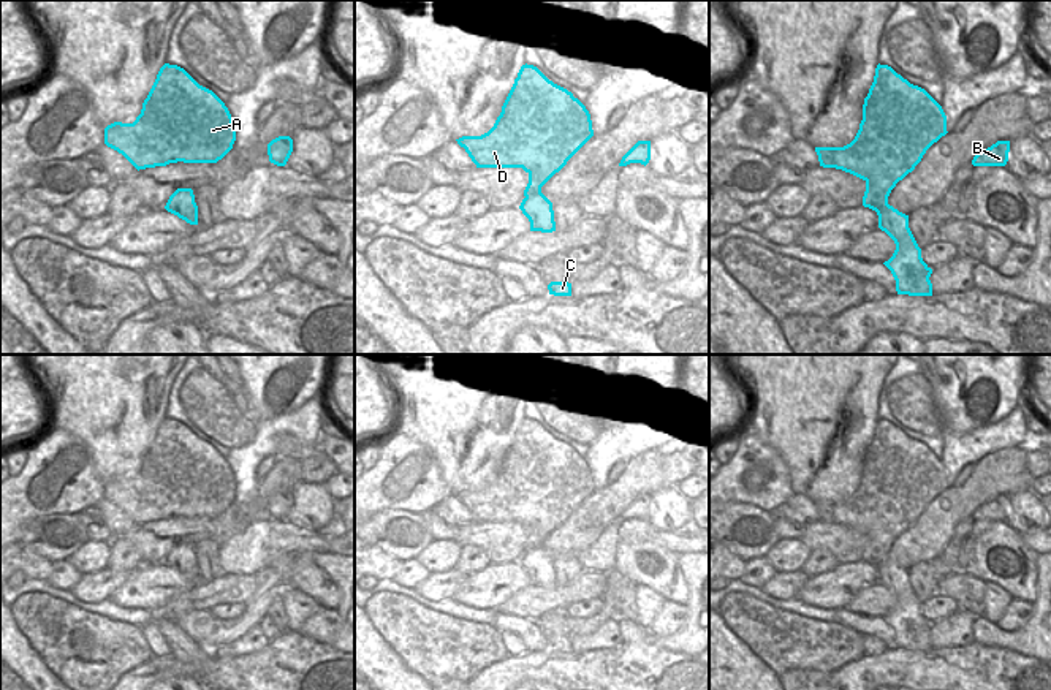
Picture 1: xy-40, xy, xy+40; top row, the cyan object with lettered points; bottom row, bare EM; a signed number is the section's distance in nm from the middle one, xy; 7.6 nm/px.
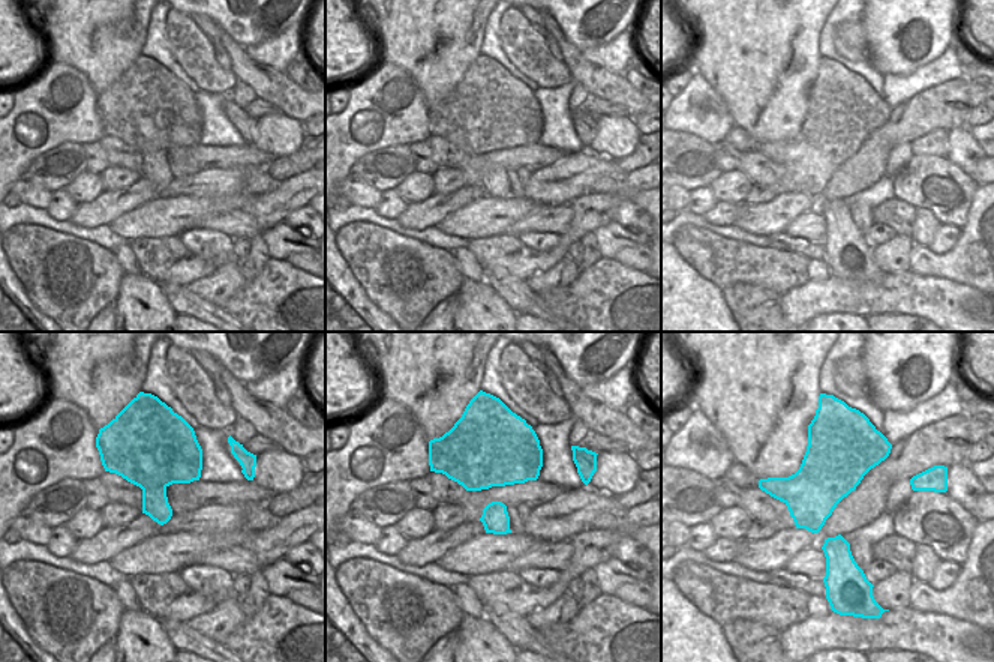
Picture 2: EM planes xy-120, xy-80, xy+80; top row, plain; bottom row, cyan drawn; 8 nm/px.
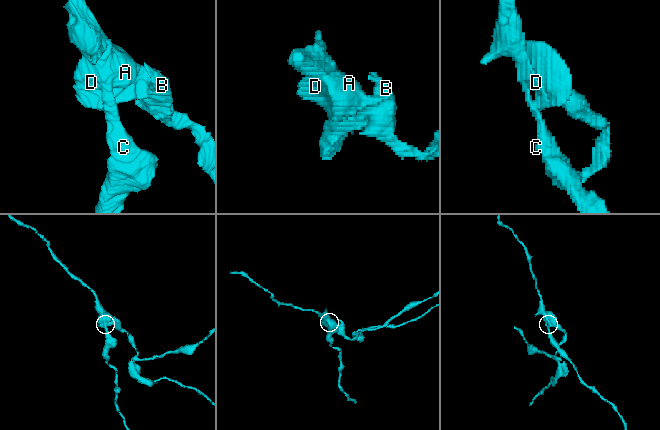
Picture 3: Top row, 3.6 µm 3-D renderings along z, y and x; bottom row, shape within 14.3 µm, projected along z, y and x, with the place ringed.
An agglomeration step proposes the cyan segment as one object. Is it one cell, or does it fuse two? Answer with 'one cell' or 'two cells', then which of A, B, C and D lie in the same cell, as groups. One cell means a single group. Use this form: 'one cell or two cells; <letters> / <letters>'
two cells; A B D / C

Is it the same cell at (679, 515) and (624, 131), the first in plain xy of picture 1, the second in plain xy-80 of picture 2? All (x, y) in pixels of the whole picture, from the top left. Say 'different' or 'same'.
same

